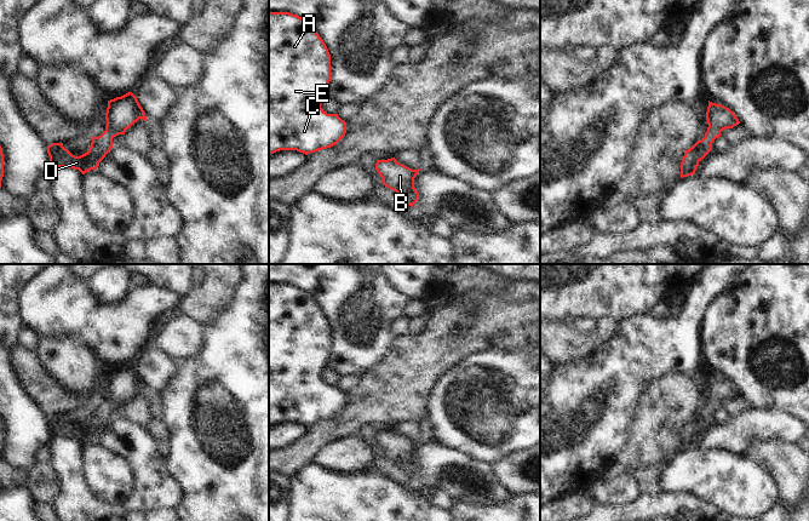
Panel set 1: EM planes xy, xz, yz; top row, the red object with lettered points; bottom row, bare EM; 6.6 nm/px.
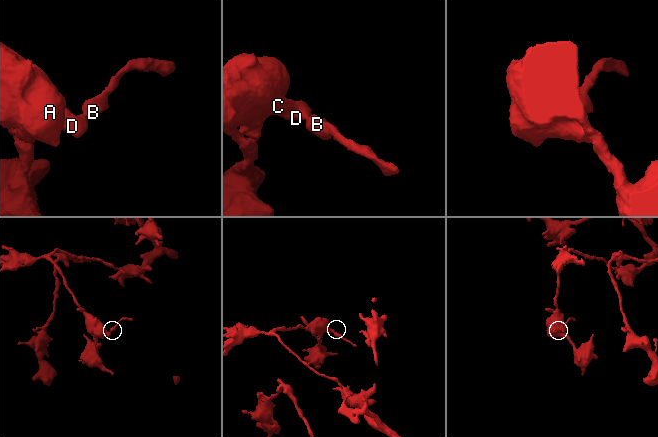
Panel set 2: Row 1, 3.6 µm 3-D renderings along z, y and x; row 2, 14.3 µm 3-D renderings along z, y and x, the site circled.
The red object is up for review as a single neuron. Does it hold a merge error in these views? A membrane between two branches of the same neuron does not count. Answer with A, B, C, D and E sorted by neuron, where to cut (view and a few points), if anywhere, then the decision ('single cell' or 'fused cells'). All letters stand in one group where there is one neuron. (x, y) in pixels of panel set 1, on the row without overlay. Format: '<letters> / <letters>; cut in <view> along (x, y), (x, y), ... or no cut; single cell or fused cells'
A B C D E; no cut; single cell

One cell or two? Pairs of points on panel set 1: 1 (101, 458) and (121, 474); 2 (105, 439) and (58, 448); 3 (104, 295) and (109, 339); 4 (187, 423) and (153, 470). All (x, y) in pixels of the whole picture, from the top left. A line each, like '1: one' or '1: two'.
1: one
2: two
3: two
4: two

